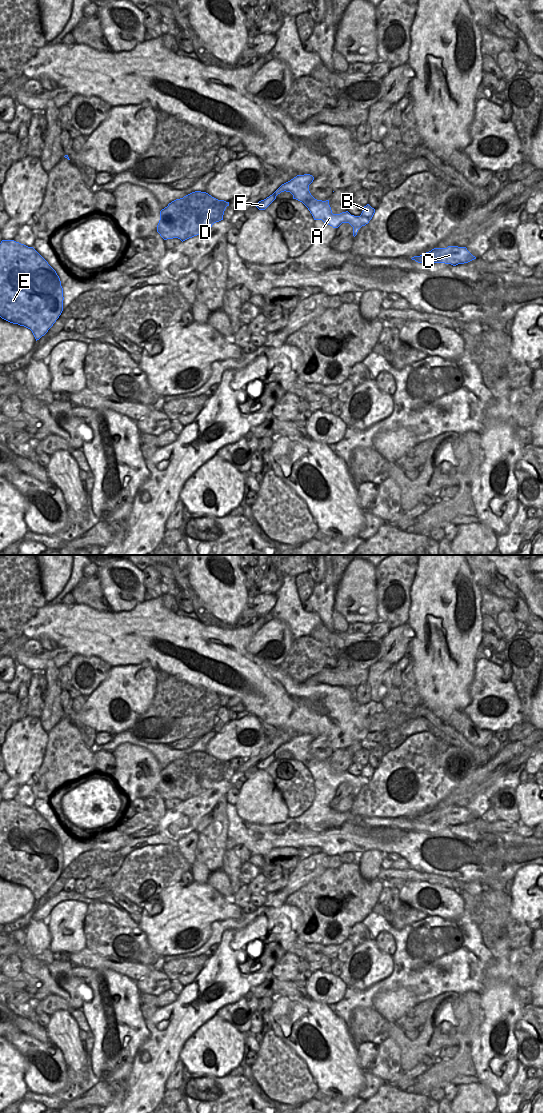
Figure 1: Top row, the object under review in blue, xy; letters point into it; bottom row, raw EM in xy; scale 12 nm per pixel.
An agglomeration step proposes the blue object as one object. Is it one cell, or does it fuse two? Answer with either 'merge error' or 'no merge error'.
merge error

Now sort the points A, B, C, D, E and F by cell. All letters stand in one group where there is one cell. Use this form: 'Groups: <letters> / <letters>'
Groups: A C D E F / B

